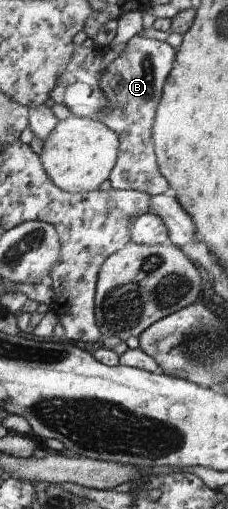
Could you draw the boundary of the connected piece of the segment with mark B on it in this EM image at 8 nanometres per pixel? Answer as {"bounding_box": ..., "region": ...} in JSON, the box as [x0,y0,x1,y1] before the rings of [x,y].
{"bounding_box":[99,33,178,196],"region":[[[137,33],[103,75],[102,88],[117,107],[109,117],[99,119],[99,123],[119,134],[121,141],[120,157],[110,178],[115,190],[138,190],[151,196],[170,193],[170,185],[161,174],[156,157],[154,125],[164,86],[176,64],[178,52],[165,40],[159,41]]]}

